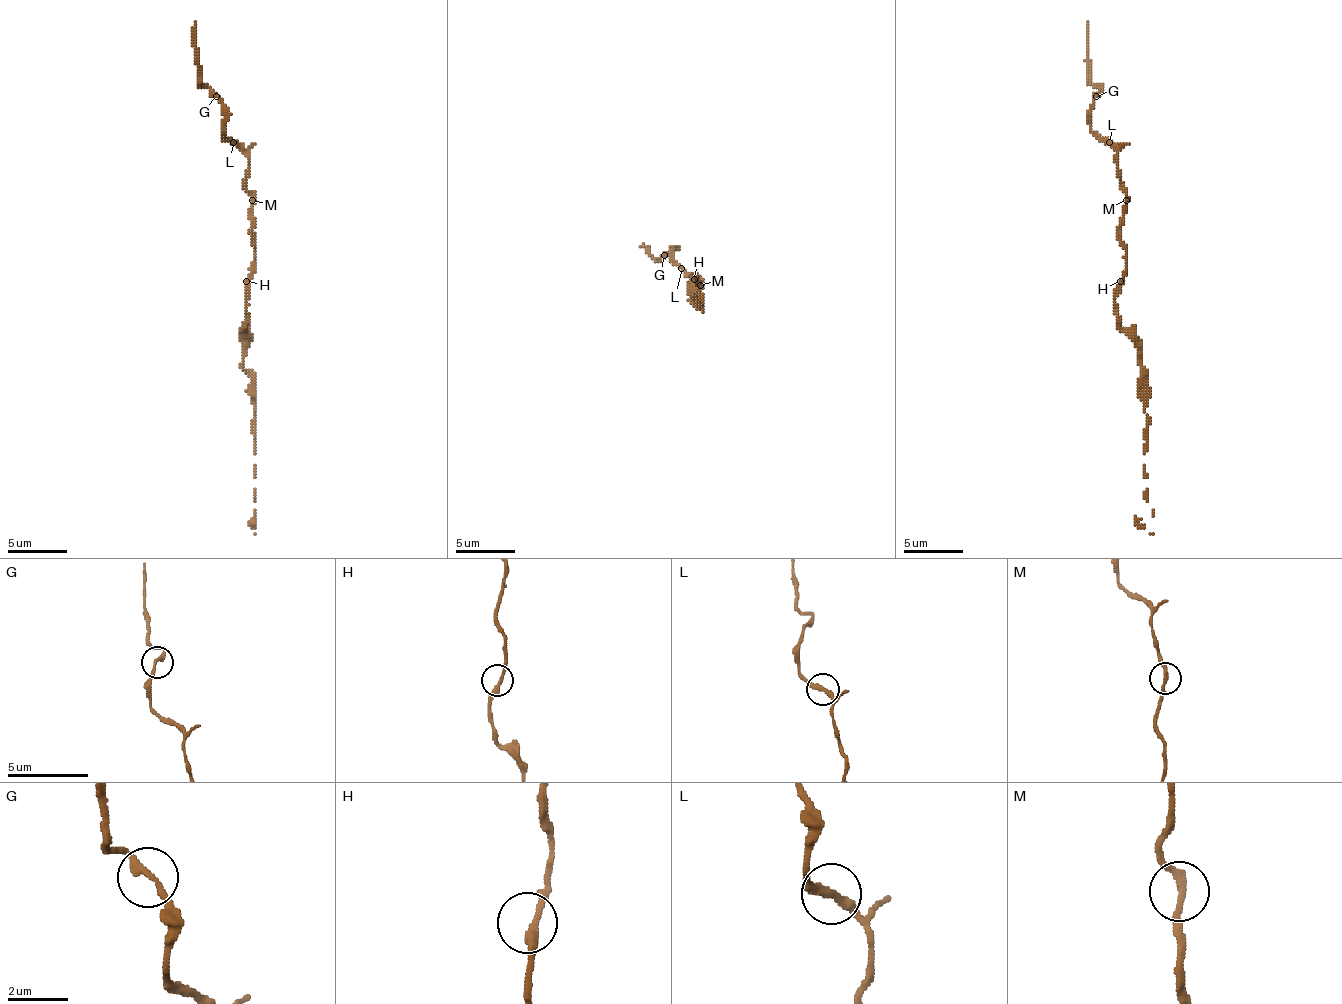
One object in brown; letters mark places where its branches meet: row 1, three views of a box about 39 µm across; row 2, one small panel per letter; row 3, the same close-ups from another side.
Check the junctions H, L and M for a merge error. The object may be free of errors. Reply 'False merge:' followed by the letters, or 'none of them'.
False merge: none of them

